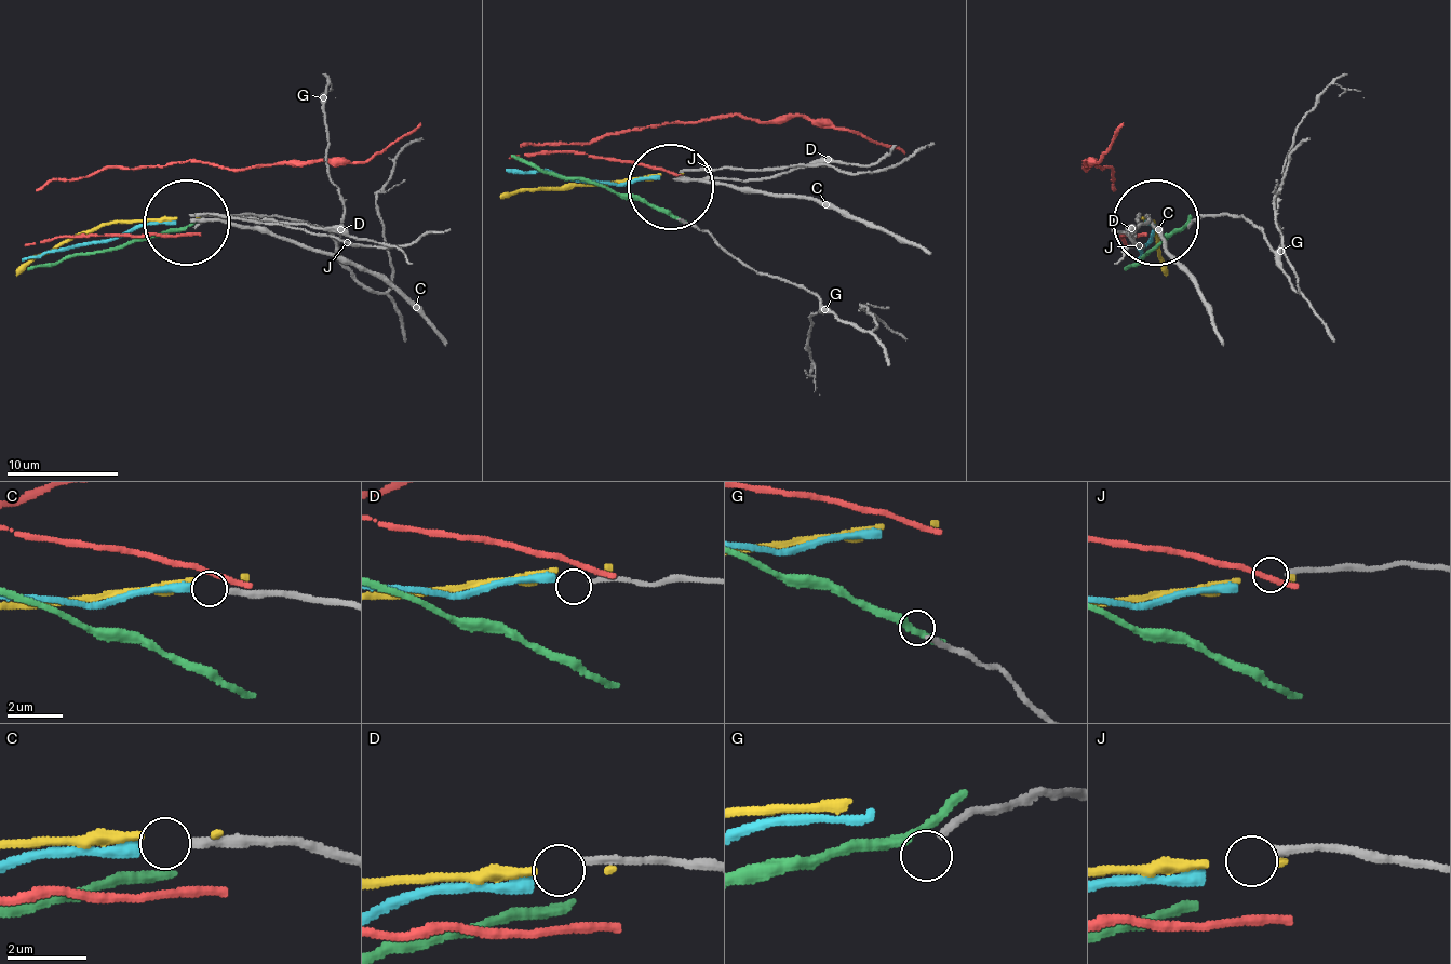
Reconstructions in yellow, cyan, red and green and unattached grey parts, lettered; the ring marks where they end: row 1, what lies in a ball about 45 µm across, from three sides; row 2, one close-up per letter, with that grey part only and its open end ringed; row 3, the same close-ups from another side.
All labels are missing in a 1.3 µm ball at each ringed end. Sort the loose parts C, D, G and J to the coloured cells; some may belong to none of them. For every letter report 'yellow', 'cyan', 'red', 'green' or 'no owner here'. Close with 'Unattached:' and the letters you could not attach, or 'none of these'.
C: cyan
D: no owner here
G: no owner here
J: no owner here
Unattached: D, G, J

